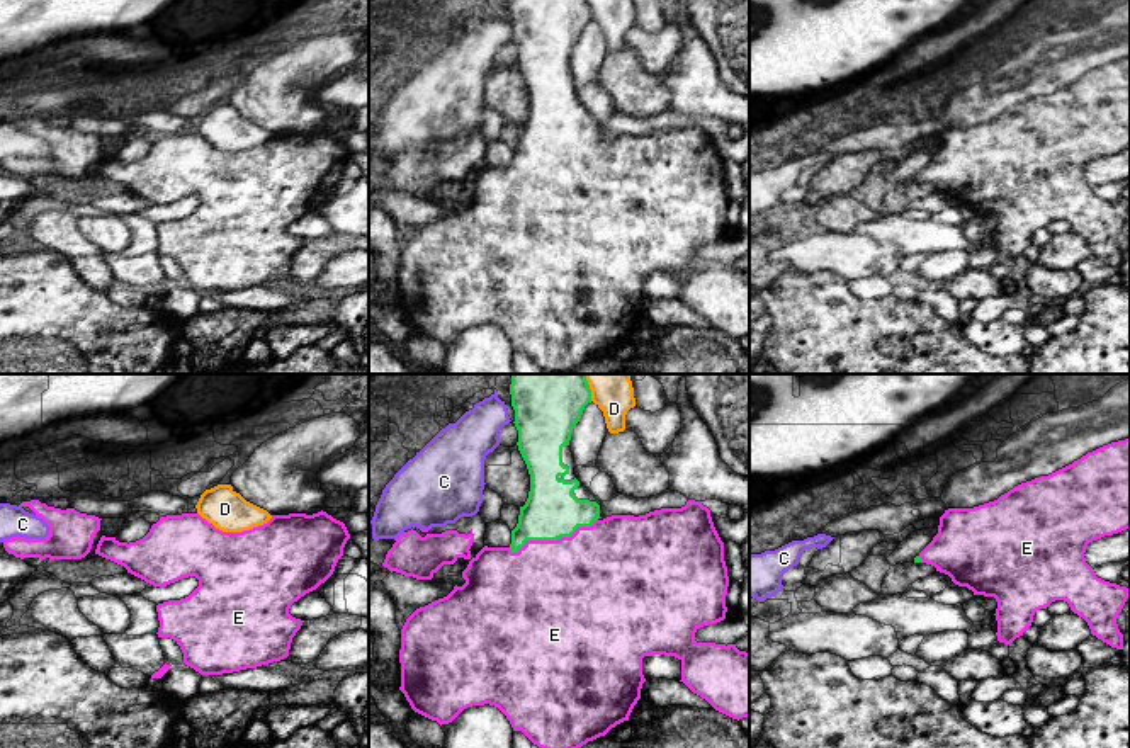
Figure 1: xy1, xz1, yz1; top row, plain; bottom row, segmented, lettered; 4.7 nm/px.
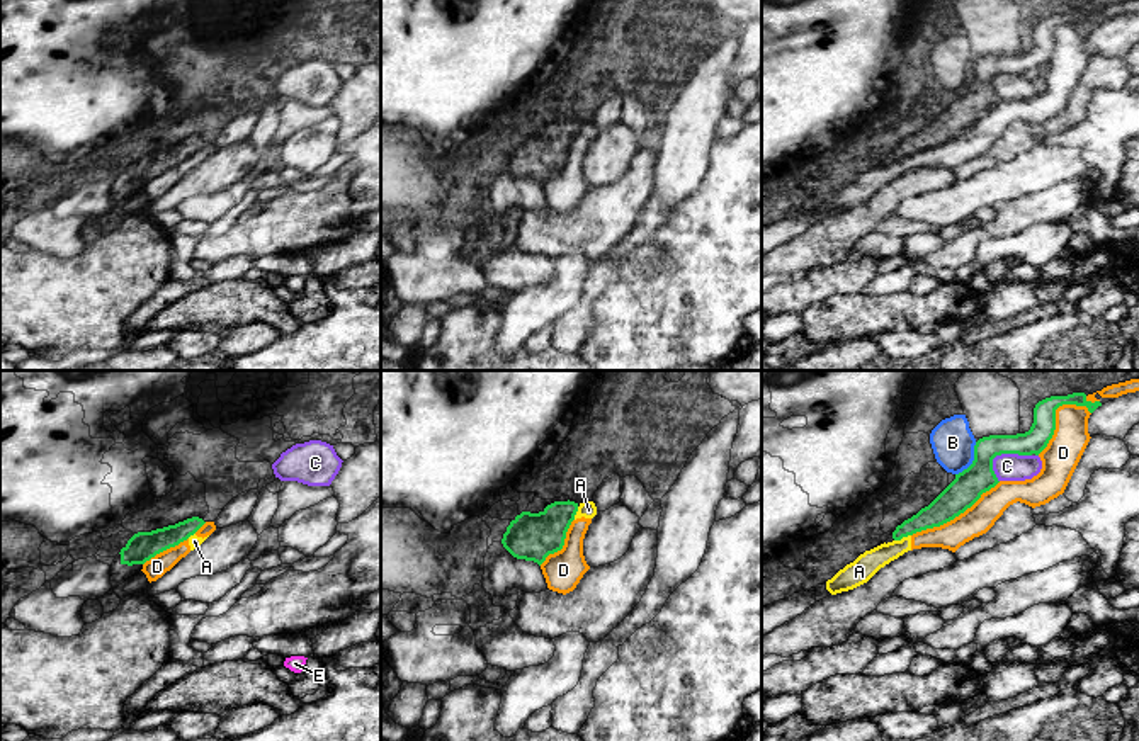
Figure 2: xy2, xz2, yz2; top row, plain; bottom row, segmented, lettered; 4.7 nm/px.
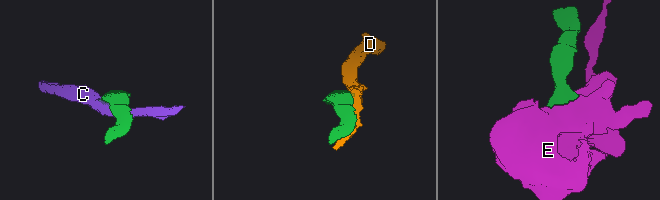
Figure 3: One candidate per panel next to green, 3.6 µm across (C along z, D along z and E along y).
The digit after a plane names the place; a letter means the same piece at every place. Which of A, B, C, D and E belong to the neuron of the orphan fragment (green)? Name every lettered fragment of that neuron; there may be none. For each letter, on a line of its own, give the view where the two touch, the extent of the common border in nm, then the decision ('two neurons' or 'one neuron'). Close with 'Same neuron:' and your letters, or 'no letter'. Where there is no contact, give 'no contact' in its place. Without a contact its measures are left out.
A: contact in yz2; length 90 nm; two neurons
B: contact in yz2; length 190 nm; two neurons
C: contact in yz2; length 200 nm; two neurons
D: contact in yz2; length 500 nm; two neurons
E: contact in xz1; length 440 nm; one neuron
Same neuron: E

